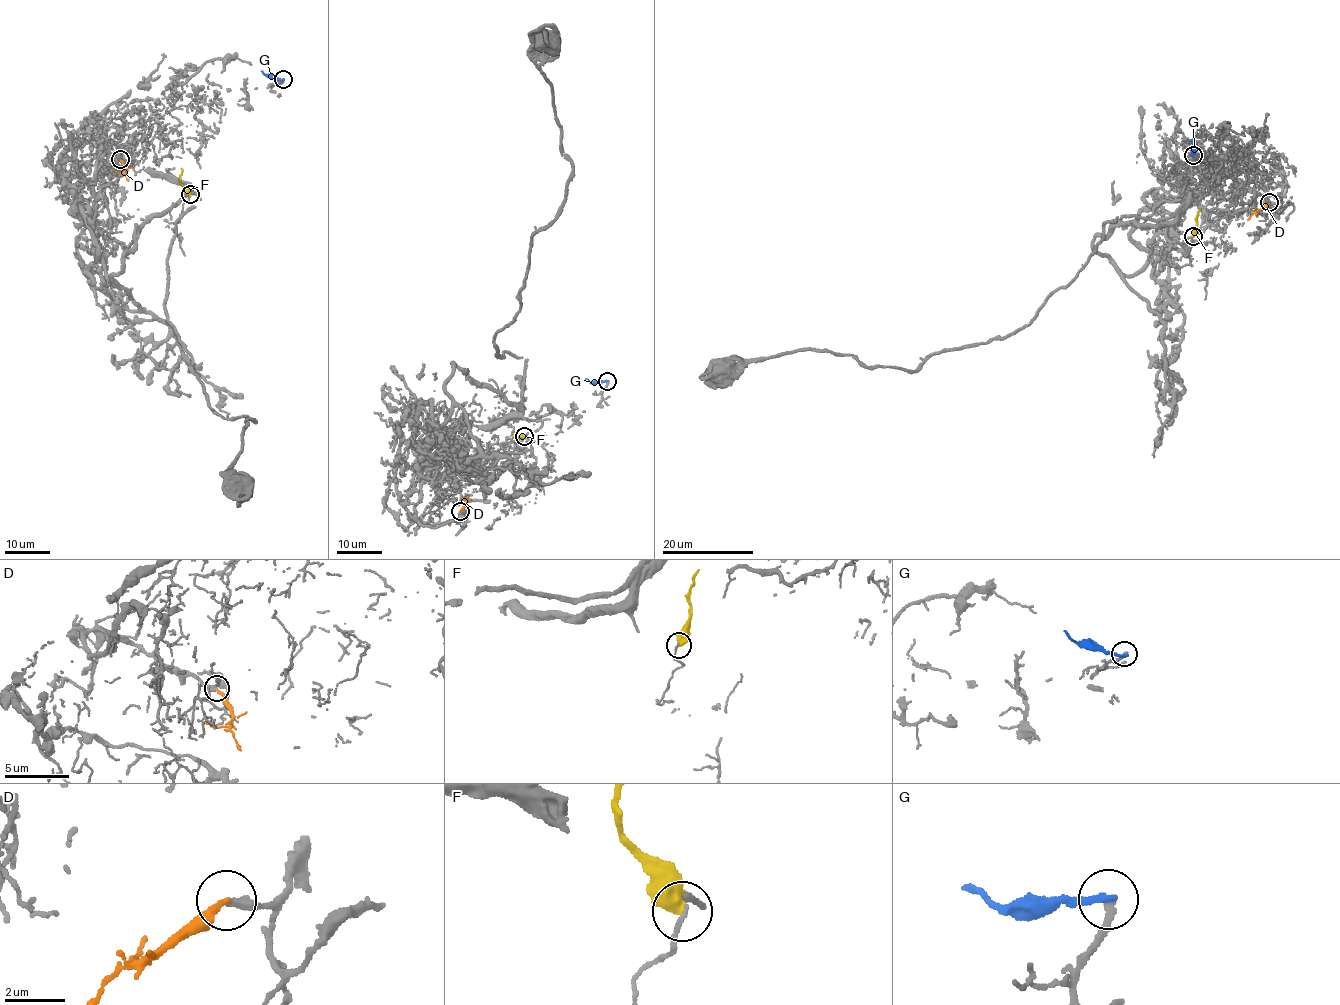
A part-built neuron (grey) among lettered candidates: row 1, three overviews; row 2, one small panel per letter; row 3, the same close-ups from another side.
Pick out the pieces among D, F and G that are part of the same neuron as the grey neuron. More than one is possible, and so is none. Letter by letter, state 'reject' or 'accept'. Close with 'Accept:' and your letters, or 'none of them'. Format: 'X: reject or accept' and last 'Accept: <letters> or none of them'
D: accept
F: reject
G: reject
Accept: D

